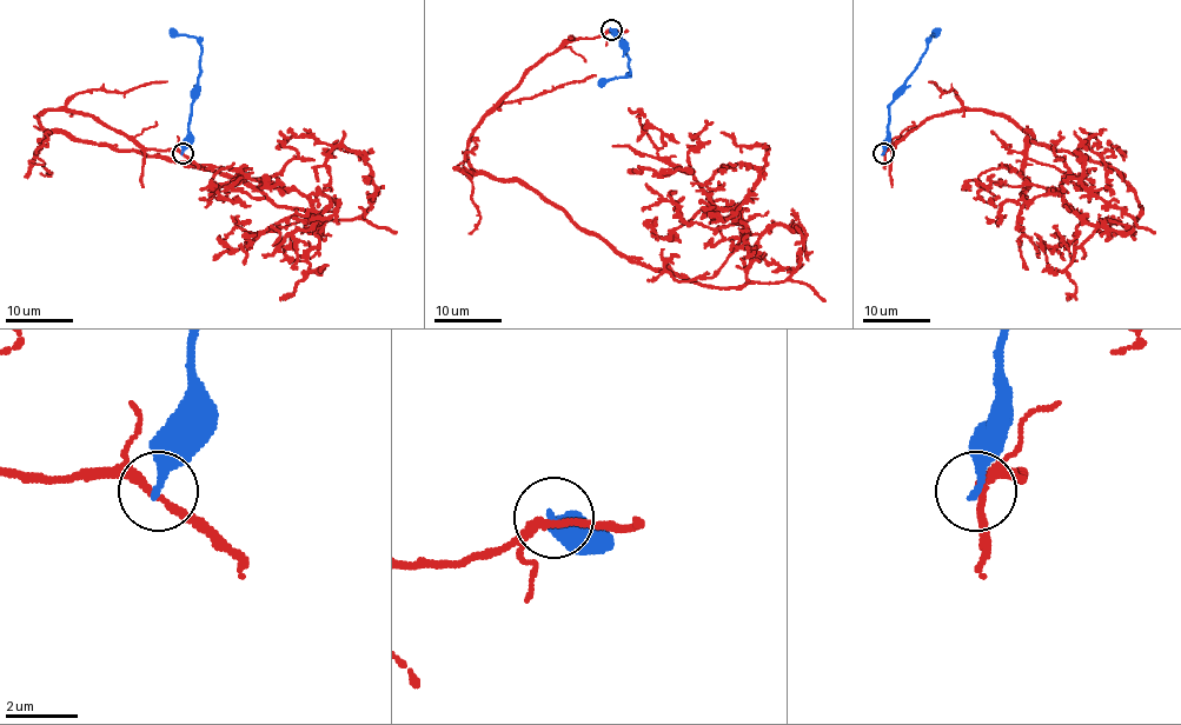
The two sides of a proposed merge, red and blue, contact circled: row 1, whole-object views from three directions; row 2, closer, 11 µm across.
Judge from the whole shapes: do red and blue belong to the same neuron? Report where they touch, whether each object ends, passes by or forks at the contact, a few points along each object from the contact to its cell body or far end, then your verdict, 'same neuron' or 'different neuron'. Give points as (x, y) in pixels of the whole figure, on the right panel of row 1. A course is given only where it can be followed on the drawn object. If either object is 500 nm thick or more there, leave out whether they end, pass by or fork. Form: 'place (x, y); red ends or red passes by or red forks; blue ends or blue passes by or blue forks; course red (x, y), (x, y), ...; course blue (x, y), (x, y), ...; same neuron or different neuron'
place (883, 153); red passes by; blue ends; course red (883, 153), (929, 118), (1008, 115), (1103, 161), (1141, 215), (1107, 231), (1008, 168), (980, 177), (996, 205); course blue (883, 153), (889, 104), (937, 28); different neuron

